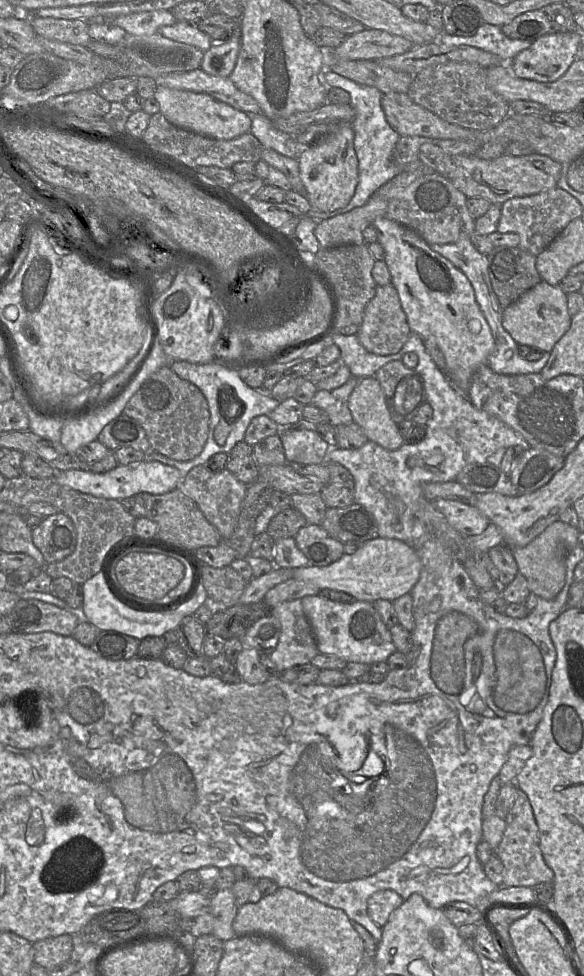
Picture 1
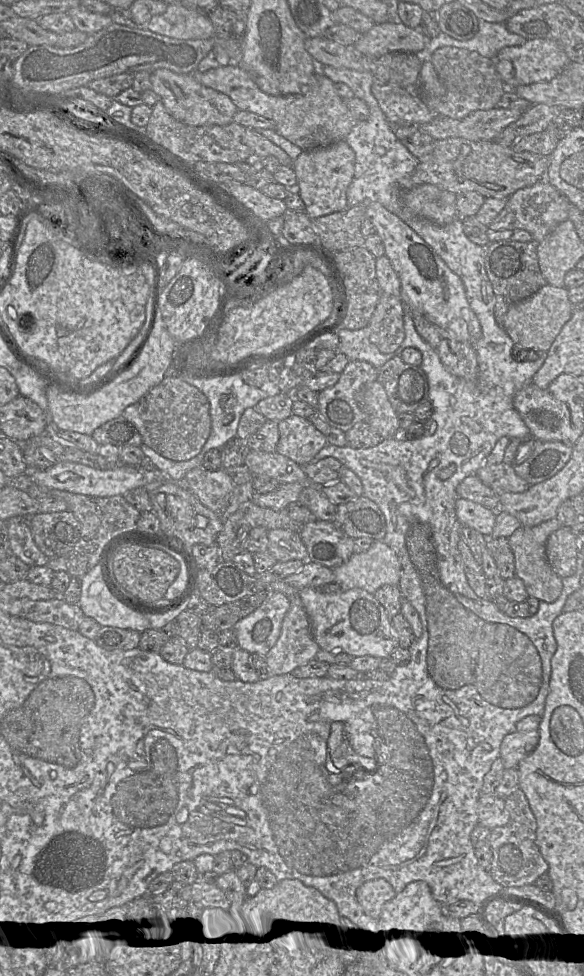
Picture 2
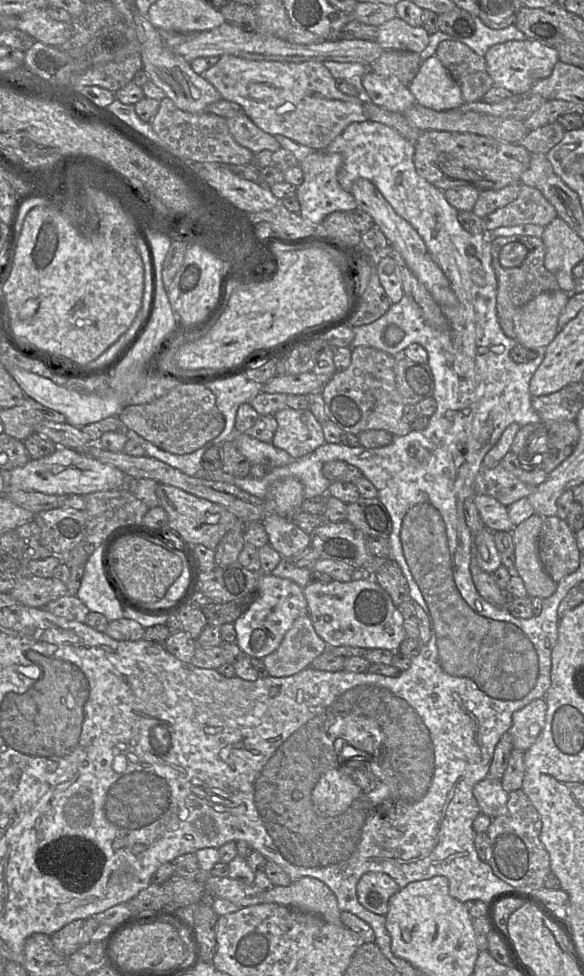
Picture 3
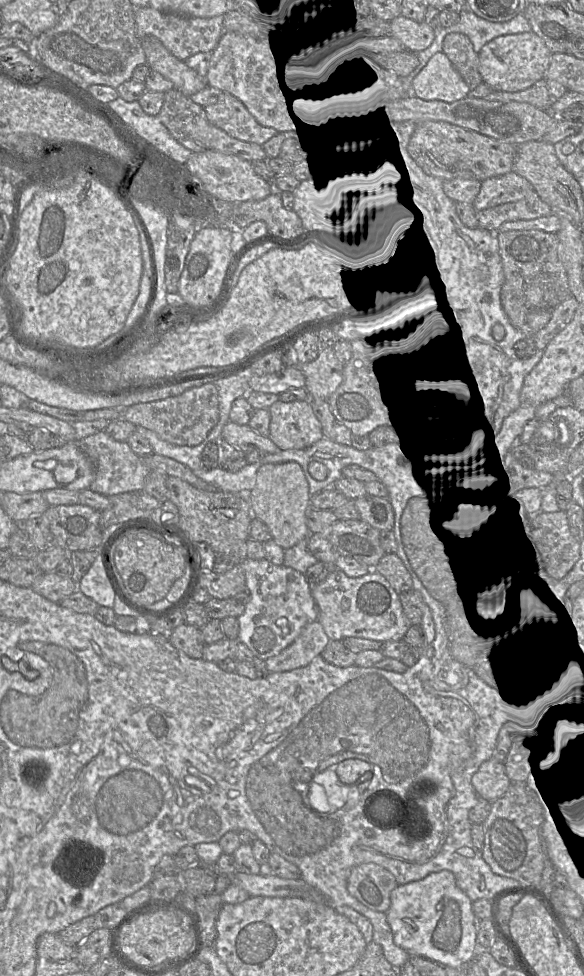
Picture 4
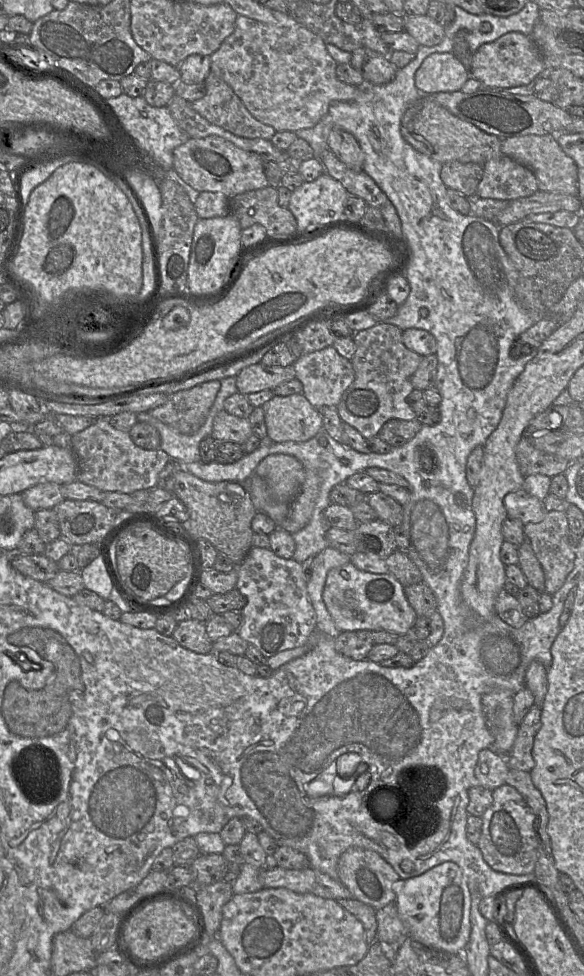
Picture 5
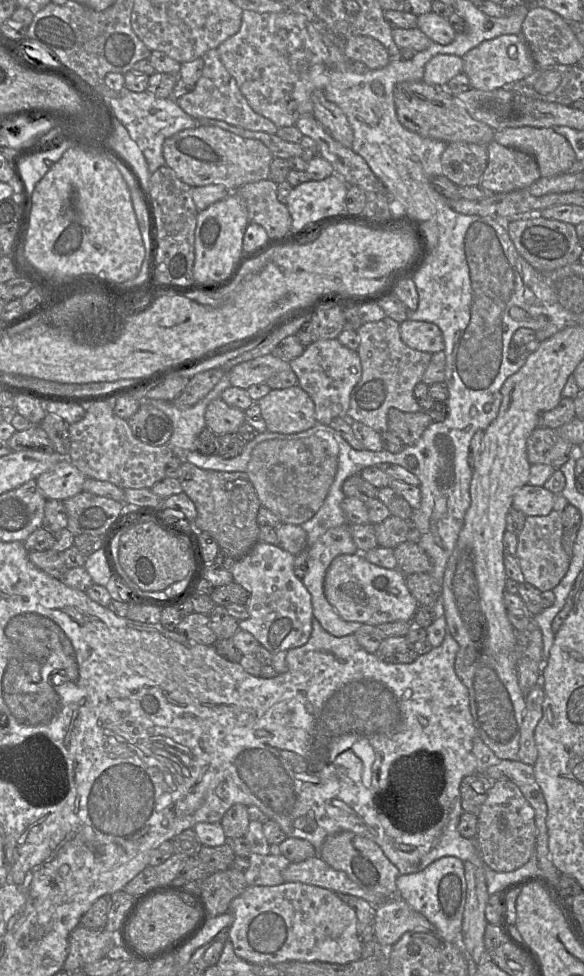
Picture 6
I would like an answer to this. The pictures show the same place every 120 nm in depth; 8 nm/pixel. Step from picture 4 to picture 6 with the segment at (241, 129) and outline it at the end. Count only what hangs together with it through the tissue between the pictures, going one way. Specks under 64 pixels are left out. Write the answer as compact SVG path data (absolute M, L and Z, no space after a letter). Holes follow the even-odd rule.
M211 49L202 55L204 62L202 75L194 89L176 100L176 103L194 119L215 119L230 125L251 131L276 134L278 127L269 119L257 114L240 91L236 80L227 71L220 60L217 49Z

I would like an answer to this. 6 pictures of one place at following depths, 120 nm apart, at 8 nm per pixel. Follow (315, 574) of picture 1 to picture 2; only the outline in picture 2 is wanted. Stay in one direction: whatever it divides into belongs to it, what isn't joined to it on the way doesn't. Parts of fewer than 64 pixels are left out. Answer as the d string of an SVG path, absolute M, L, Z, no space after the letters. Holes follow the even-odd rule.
M375 540L365 552L354 554L341 566L333 568L335 582L344 589L362 589L370 594L387 585L399 585L401 578L401 564L396 553L383 540Z

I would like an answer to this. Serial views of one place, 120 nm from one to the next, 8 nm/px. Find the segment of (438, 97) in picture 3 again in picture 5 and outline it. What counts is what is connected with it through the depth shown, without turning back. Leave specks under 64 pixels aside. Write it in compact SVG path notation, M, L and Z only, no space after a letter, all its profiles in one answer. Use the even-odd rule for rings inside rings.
M450 53L429 55L415 74L415 86L426 94L461 91L470 78L462 62Z

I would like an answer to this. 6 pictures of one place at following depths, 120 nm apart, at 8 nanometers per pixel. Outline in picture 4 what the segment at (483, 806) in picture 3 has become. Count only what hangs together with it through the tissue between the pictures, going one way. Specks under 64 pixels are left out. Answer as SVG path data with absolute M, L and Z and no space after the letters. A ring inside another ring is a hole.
M496 758L486 760L472 776L472 786L477 795L491 803L502 797L511 784L505 764Z

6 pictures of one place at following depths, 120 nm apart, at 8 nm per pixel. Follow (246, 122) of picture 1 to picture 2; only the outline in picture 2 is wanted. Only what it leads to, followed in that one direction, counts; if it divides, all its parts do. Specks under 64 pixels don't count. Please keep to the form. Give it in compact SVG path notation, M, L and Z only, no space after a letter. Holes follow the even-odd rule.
M157 69L150 74L152 90L161 97L167 111L178 121L191 126L223 126L233 122L239 111L225 94L197 82L190 74Z

